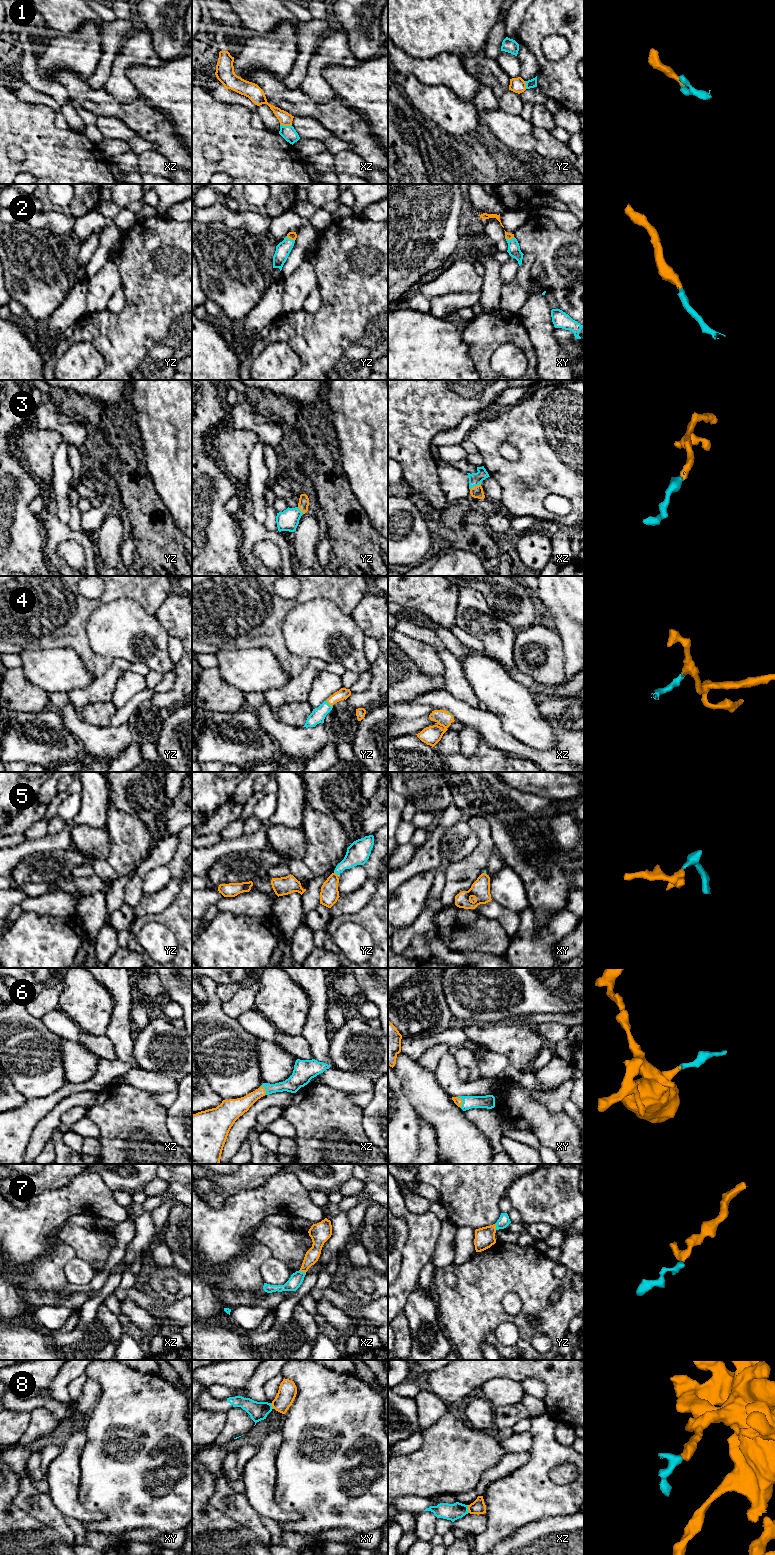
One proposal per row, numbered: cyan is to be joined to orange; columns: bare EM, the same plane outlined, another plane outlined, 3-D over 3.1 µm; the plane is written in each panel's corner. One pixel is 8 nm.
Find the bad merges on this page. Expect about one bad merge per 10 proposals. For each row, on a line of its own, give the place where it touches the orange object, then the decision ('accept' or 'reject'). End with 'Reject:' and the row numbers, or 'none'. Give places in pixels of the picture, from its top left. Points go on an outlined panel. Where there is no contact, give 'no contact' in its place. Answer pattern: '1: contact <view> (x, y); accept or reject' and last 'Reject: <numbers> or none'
1: contact xz (286, 125); accept
2: contact yz (290, 238); accept
3: contact xz (475, 486); accept
4: contact yz (329, 704); accept
5: contact yz (336, 874); accept
6: contact xy (462, 1101); accept
7: contact xz (302, 1271); accept
8: contact xz (468, 1509); reject
Reject: 8

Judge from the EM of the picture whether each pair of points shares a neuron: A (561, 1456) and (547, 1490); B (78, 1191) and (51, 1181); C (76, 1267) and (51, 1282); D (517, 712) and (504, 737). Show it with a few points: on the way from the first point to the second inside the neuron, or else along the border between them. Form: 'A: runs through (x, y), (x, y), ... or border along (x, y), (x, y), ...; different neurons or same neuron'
A: runs through (552, 1462), (545, 1469), (545, 1481); same neuron
B: border along (80, 1174), (64, 1186), (41, 1192); different neurons
C: border along (75, 1256), (65, 1266), (66, 1282); different neurons
D: border along (492, 713), (499, 719), (506, 731), (526, 744); different neurons

